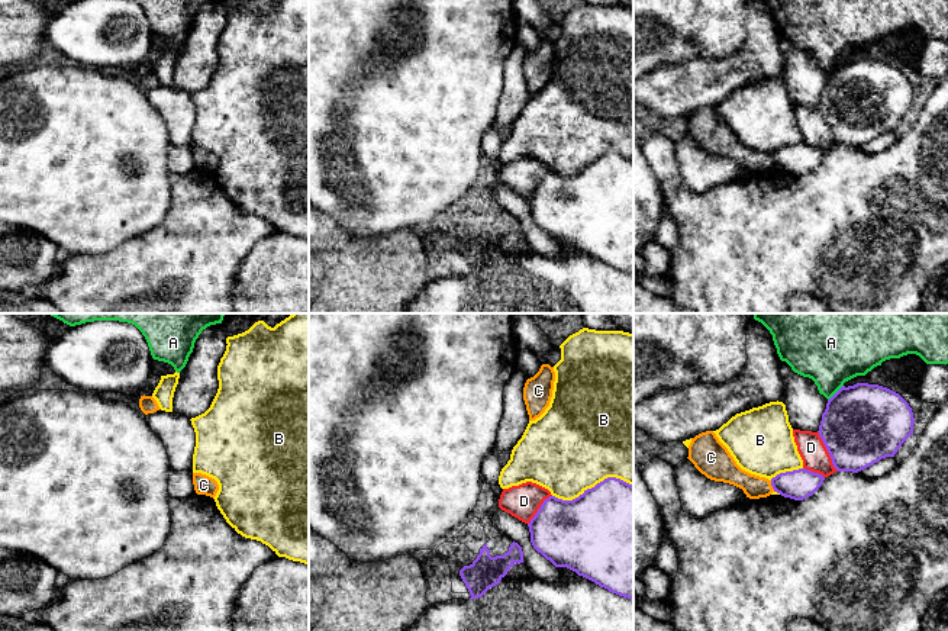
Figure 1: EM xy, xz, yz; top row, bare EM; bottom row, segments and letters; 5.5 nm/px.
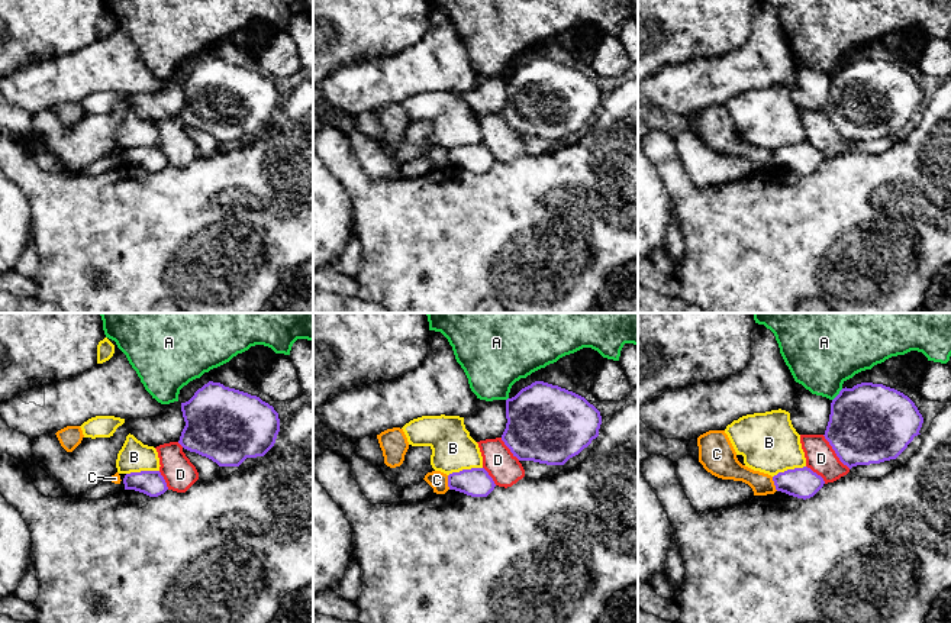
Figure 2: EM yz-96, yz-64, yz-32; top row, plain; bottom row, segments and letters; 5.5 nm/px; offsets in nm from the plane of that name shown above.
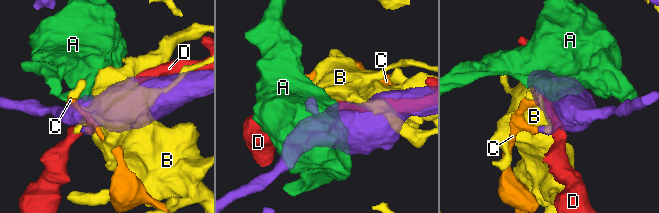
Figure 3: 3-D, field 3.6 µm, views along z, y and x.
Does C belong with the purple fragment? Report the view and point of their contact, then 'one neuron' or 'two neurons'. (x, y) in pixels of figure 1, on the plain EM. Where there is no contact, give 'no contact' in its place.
meets purple in yz at (771, 160); two neurons

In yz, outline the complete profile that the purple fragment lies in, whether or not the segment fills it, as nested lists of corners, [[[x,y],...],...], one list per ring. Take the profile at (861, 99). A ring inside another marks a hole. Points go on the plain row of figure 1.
[[[868,58],[842,61],[822,88],[819,112],[838,147],[858,148],[886,132],[894,132],[902,119],[913,109],[913,87],[896,67]]]

